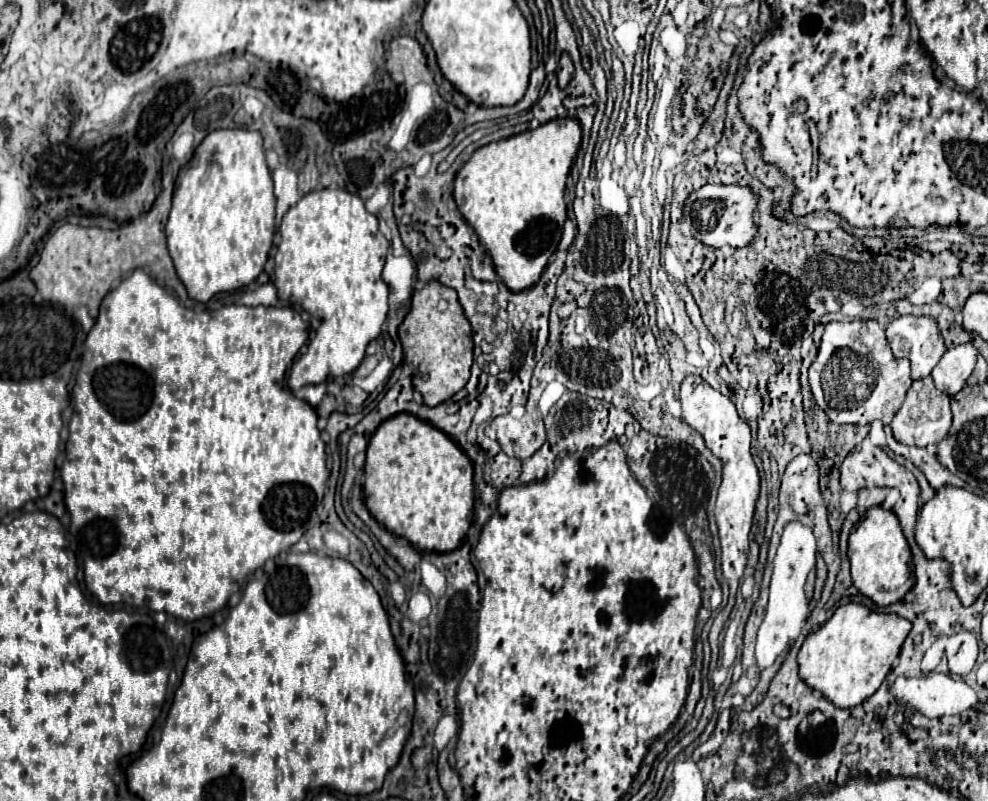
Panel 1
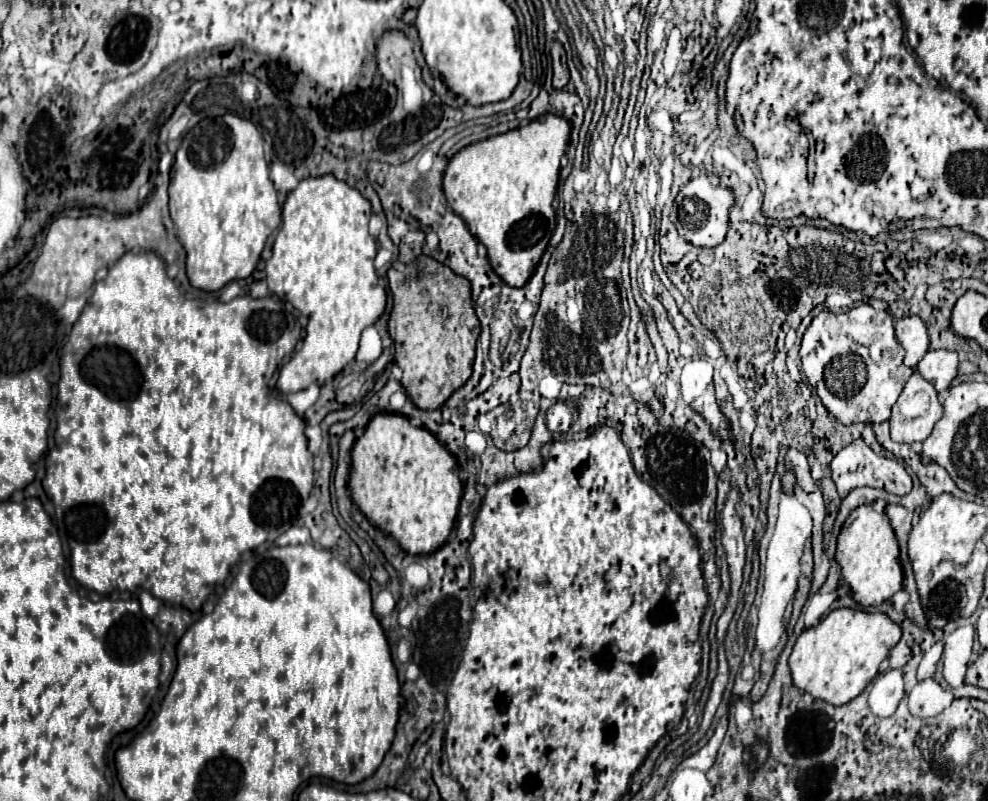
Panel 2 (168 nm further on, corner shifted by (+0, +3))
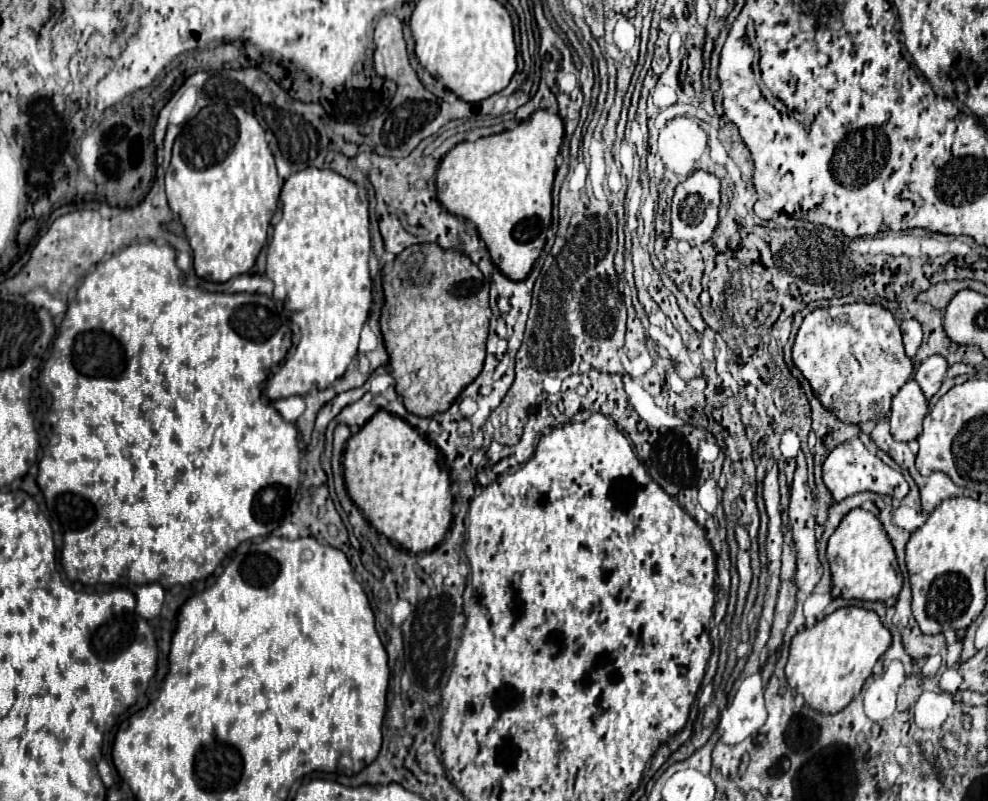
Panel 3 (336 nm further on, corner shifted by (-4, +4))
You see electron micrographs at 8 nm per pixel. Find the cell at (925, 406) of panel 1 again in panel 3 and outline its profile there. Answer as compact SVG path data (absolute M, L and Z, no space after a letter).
M909 379L893 397L891 409L891 435L895 441L913 441L921 435L921 425L929 413L929 401L919 383Z

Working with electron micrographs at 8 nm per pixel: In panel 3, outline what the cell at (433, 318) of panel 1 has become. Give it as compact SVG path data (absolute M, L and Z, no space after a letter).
M421 243L407 247L393 263L383 267L383 291L385 305L381 313L381 333L389 353L389 367L395 377L395 389L403 397L405 409L419 417L447 411L483 369L491 317L487 279L461 251L445 251L435 243Z

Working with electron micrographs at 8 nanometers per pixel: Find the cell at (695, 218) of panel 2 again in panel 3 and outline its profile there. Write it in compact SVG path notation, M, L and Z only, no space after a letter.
M705 171L691 173L683 183L677 185L671 201L671 235L677 241L687 241L691 245L701 245L709 241L717 229L719 207L721 207L719 179Z

